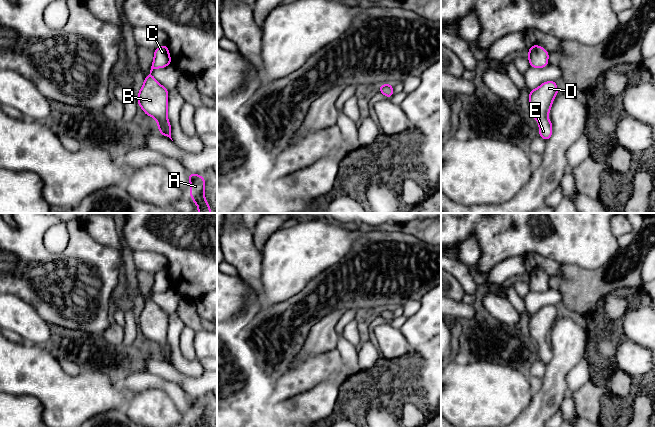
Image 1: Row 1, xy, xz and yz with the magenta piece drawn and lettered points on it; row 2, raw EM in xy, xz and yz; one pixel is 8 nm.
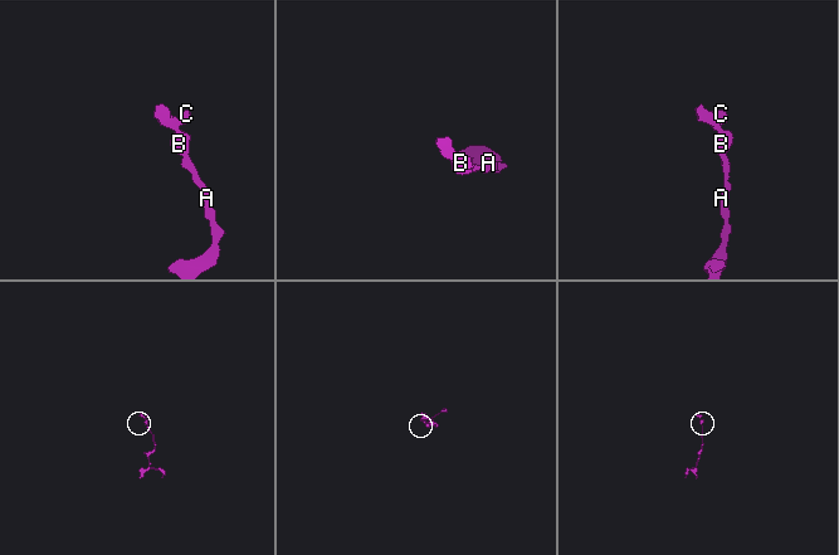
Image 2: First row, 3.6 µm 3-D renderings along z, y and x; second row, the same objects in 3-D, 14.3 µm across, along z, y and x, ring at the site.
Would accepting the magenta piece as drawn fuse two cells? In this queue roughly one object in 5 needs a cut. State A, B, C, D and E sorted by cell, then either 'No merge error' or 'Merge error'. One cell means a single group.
Groups: A B C D E. No merge error

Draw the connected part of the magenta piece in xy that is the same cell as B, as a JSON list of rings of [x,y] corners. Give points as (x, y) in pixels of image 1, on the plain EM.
[[[167,269],[154,274],[154,284],[150,298],[145,301],[144,308],[138,316],[138,328],[146,339],[157,344],[160,358],[169,361],[171,364],[171,350],[167,342],[168,315],[152,299],[156,292],[164,292],[171,288],[171,282]]]

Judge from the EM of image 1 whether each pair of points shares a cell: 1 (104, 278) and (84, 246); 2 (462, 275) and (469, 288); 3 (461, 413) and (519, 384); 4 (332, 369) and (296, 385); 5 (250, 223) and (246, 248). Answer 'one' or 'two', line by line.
1: one
2: one
3: one
4: one
5: two

